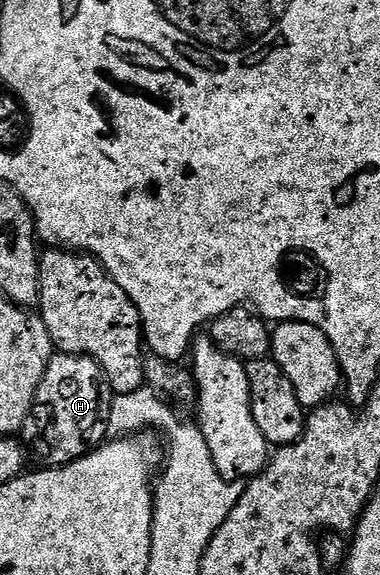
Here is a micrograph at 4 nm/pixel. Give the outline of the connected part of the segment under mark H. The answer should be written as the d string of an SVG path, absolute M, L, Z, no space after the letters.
M53 354L22 430L27 450L33 451L45 468L65 467L87 455L105 442L113 398L104 371L90 356Z

